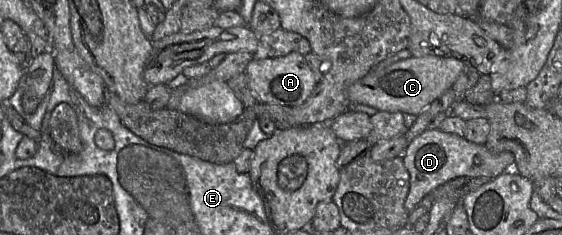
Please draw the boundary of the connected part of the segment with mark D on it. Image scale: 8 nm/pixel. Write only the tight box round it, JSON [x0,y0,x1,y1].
[403,129,515,213]

